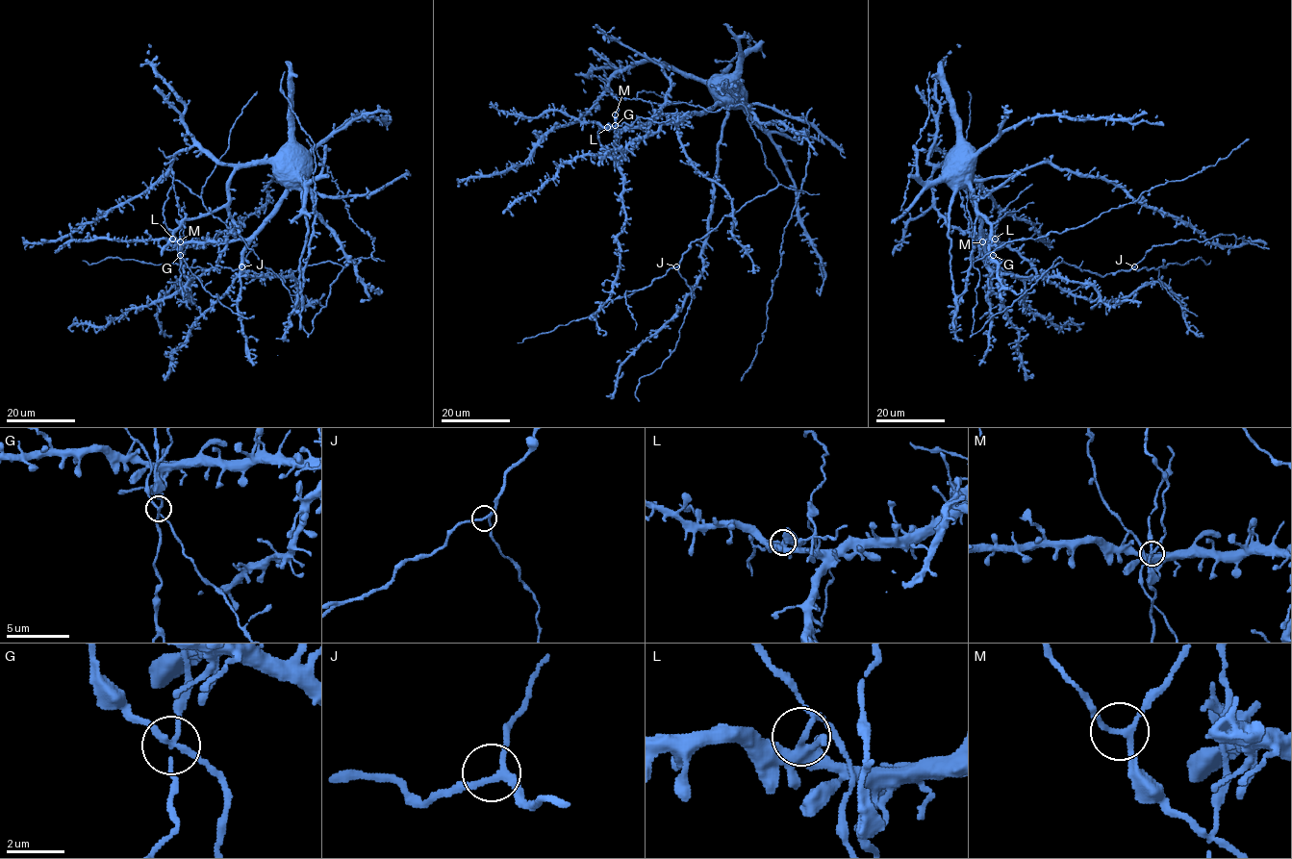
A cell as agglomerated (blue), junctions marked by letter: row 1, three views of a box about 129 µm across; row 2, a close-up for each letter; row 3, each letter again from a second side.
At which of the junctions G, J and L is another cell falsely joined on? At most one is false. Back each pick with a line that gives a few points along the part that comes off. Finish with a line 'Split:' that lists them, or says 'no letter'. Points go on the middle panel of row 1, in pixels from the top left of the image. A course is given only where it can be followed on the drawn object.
G: Course of the part to remove: (615, 125), (614, 116), (620, 101), (599, 78), (594, 76)
Split: G

